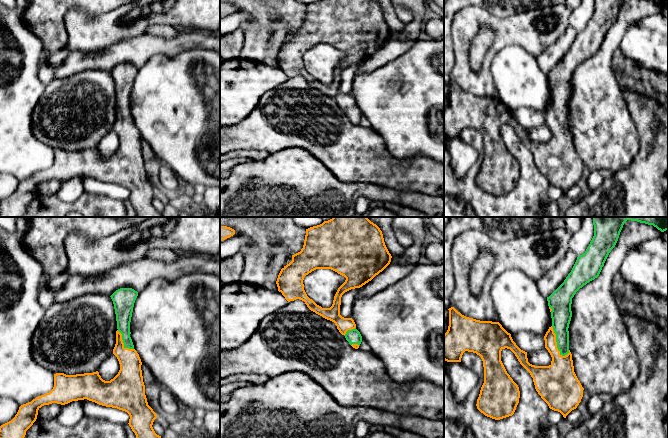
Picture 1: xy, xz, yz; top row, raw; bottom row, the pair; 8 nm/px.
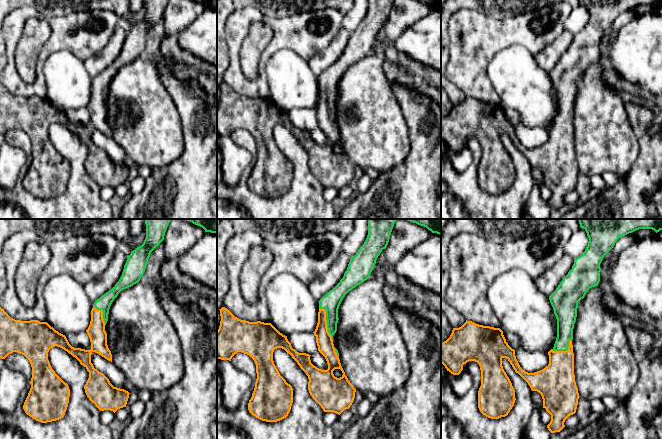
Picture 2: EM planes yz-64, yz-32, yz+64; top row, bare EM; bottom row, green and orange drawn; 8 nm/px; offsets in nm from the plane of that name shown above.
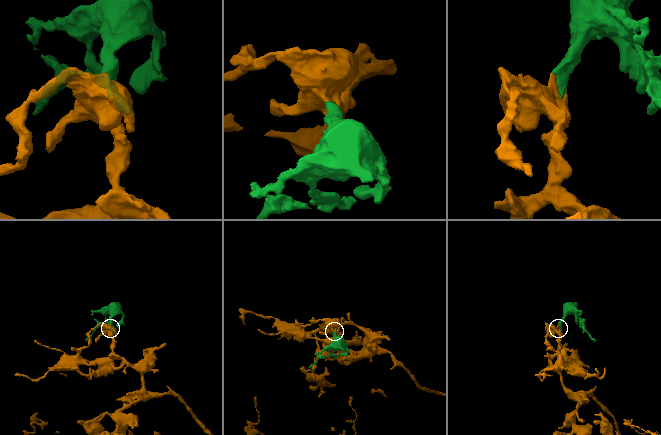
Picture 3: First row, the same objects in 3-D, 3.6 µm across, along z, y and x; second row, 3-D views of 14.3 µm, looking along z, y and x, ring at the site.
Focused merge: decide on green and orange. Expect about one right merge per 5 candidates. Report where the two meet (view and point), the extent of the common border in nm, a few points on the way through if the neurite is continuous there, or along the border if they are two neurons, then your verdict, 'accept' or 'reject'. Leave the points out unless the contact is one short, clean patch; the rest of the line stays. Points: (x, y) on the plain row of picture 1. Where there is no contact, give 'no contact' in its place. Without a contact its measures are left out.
yz (556, 117) | 260 nm | accept

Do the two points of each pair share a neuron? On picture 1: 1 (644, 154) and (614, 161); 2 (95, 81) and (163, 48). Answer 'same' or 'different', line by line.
1: different
2: different

